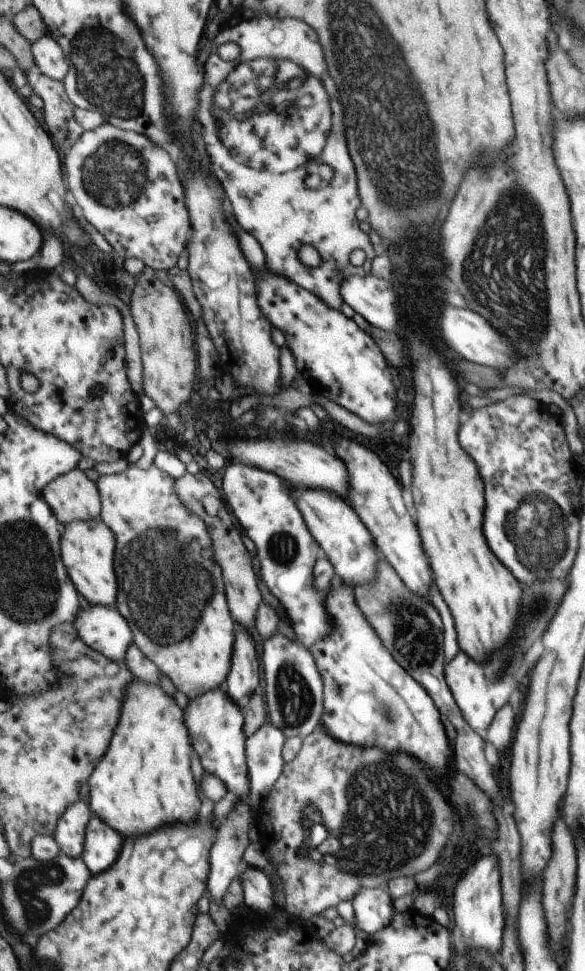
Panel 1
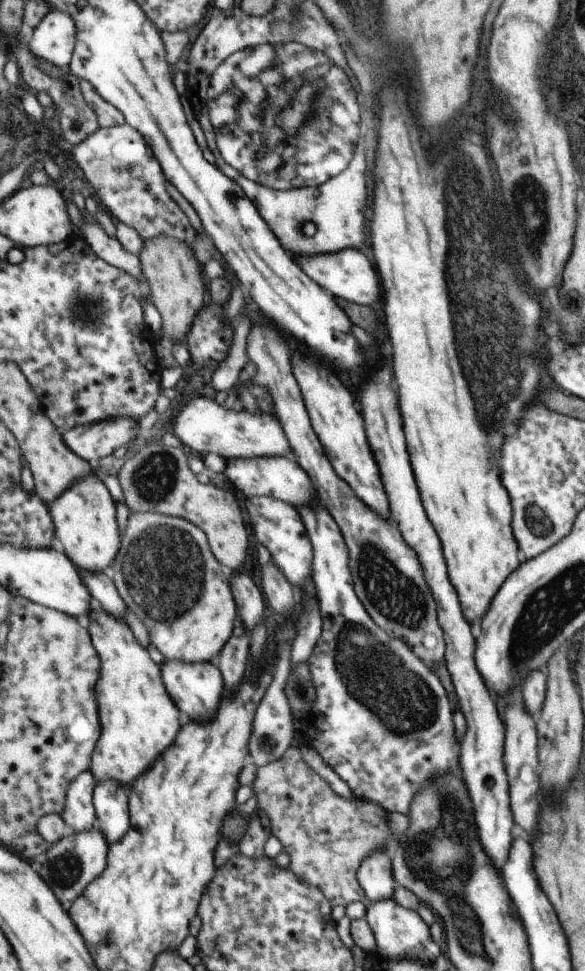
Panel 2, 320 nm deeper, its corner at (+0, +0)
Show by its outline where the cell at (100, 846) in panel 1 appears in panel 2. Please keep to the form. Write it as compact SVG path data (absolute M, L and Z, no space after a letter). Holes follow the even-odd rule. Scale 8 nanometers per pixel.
M99 781L94 805L98 816L97 827L103 830L109 844L121 840L131 826L127 790L119 781Z

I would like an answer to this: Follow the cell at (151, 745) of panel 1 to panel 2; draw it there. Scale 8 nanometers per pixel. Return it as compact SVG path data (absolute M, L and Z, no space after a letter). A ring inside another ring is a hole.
M102 609L91 610L85 622L103 662L96 686L102 735L90 771L98 781L129 784L175 742L181 730L181 712L169 696L161 666L155 664L126 621Z

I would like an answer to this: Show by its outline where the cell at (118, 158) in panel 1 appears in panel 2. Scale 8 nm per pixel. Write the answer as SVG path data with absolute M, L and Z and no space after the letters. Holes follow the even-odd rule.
M127 122L114 127L101 126L97 132L86 138L80 145L75 146L73 156L89 184L96 190L100 202L115 222L123 221L125 224L132 226L145 241L169 235L187 241L193 246L197 235L195 228L189 222L187 214L179 208L179 204L167 192L167 186L165 186L167 178L163 166L157 160L152 147L149 146L147 139L140 131L127 124Z

